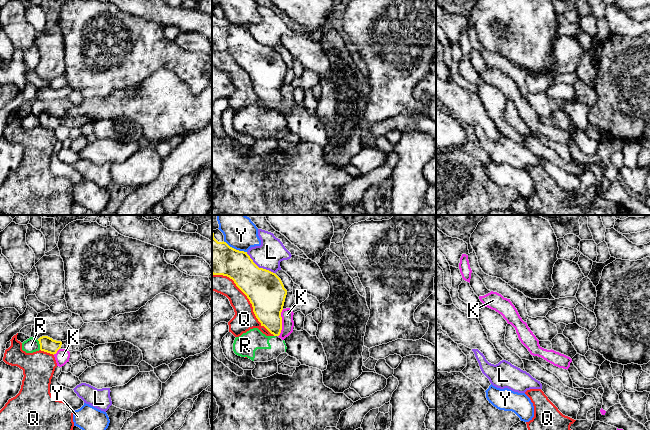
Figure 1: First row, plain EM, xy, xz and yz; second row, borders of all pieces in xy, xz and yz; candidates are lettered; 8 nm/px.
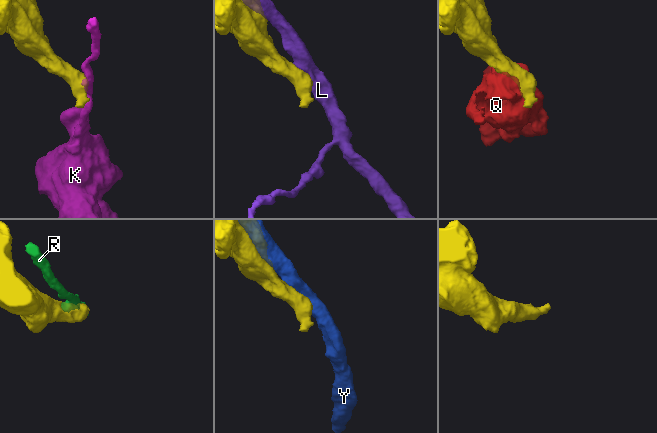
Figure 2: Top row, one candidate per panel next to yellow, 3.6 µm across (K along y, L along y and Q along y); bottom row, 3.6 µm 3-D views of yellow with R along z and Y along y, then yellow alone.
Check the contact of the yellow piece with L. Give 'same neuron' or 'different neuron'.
different neuron

